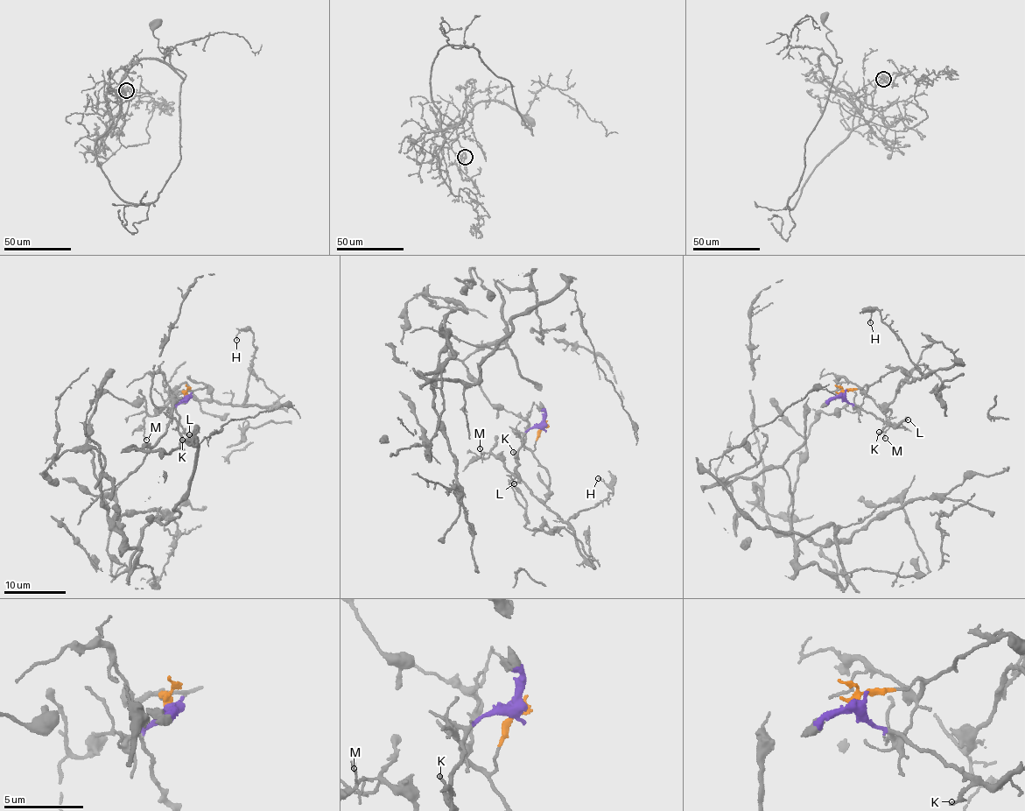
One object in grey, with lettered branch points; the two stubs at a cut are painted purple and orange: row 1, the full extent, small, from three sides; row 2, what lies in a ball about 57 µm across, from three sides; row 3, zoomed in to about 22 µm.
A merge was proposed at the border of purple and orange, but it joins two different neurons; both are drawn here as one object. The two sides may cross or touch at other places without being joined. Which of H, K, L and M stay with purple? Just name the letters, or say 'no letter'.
K, L

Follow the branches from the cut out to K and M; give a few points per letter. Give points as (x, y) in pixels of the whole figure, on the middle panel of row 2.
K: (541, 424), (523, 435), (517, 461), (514, 451)
M: (541, 424), (533, 451), (537, 463), (548, 474), (549, 489), (544, 500), (494, 454), (480, 454), (480, 448)

